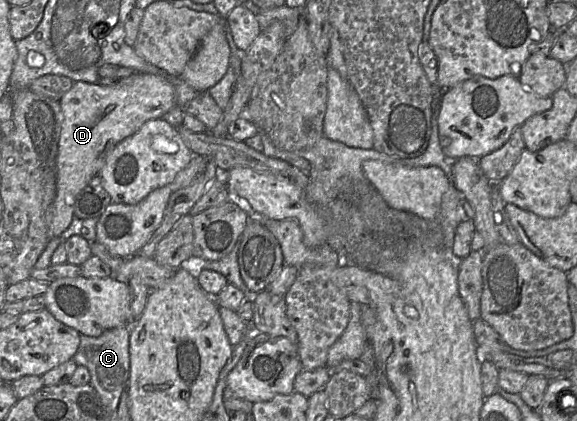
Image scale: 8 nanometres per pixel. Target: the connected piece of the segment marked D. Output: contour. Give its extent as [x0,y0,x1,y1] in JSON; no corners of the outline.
[45,73,176,240]

